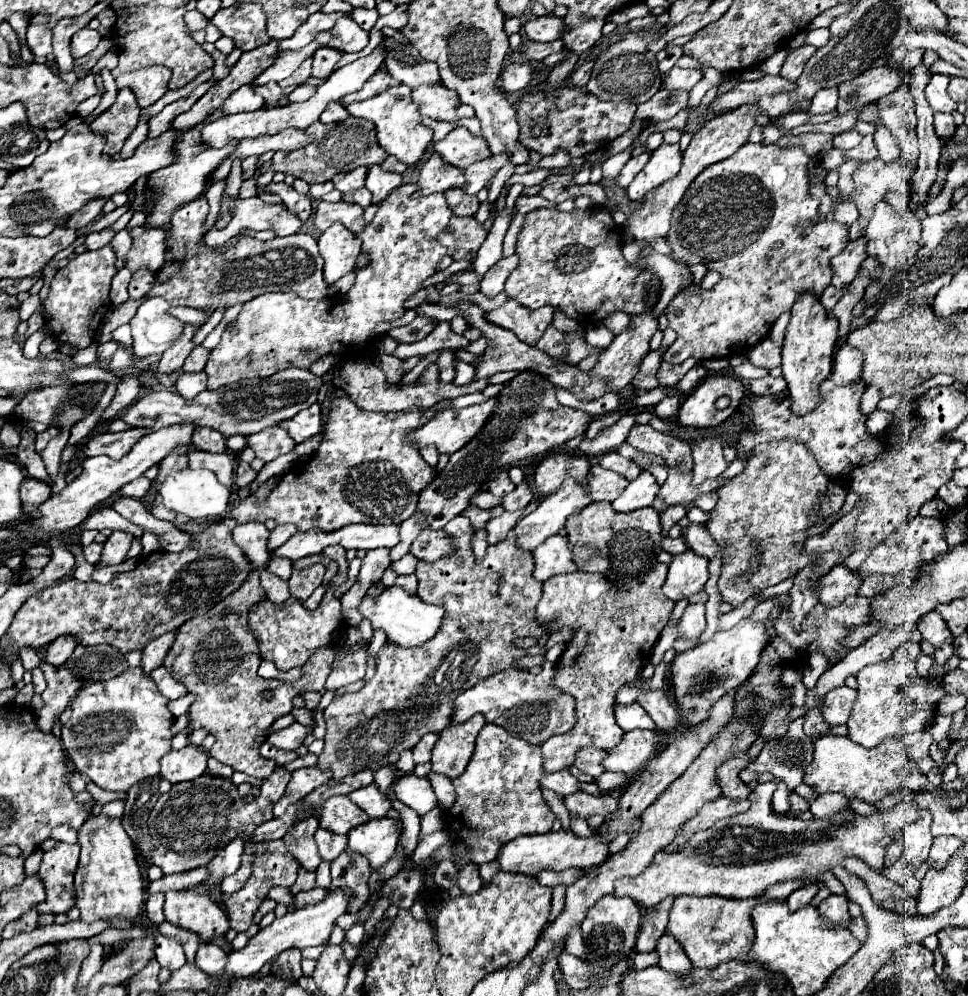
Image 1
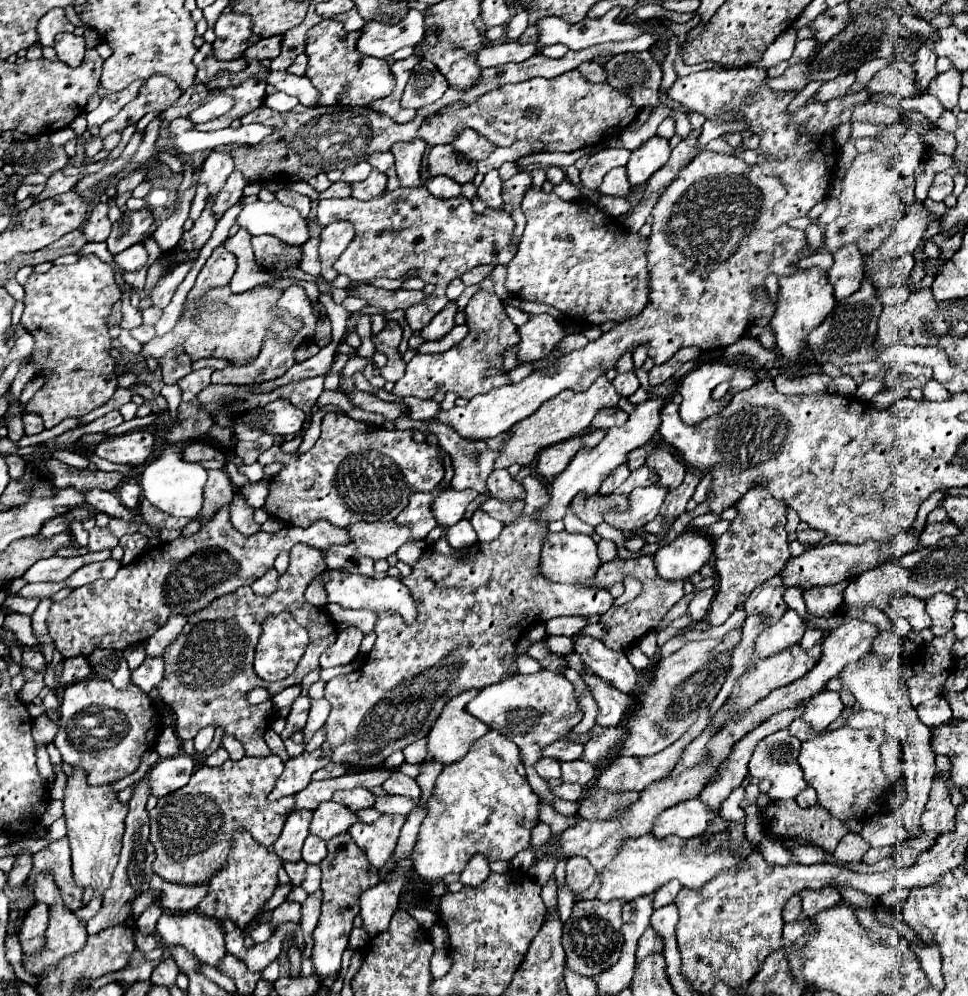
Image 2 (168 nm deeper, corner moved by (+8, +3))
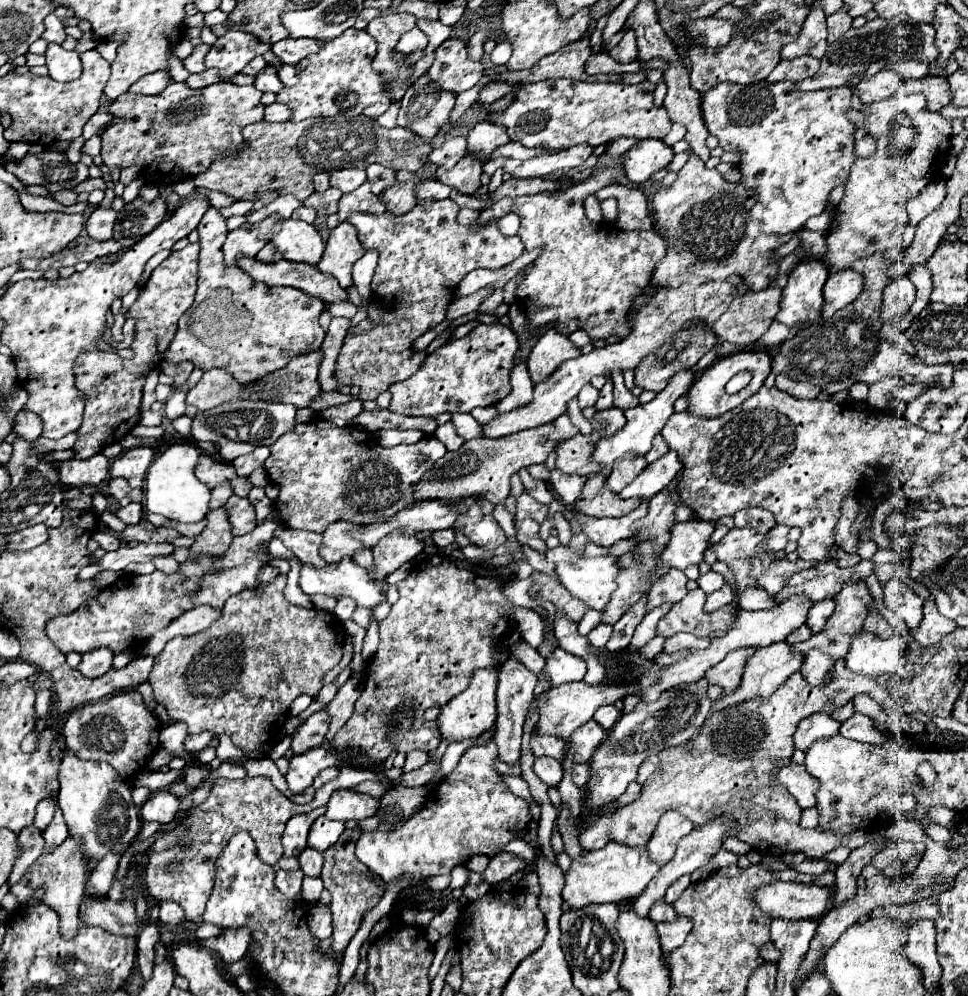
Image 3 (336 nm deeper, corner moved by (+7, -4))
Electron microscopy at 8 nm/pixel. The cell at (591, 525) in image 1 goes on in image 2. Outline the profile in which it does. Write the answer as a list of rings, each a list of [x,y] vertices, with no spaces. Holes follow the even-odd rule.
[[[578,493],[572,499],[570,507],[574,509],[576,517],[582,519],[584,523],[598,525],[598,523],[602,523],[602,515],[606,511],[626,511],[628,499],[622,497],[622,495],[614,495],[614,493],[612,495],[596,493],[596,495],[590,495],[590,497]]]

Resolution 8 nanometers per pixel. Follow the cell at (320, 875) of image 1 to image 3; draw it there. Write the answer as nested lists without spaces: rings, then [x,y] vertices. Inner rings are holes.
[[[305,876],[303,878],[303,898],[307,900],[307,902],[317,902],[319,900],[319,896],[321,896],[321,892],[323,892],[323,882],[321,882],[321,878],[314,878]]]

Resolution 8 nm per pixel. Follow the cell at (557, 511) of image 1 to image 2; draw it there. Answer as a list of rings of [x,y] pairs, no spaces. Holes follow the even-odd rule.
[[[650,397],[648,401],[640,403],[634,407],[634,411],[630,413],[630,419],[626,421],[624,427],[612,427],[608,429],[608,435],[596,445],[596,447],[582,447],[578,451],[578,455],[570,461],[570,465],[566,467],[566,471],[562,475],[558,475],[552,485],[550,485],[550,501],[546,503],[546,507],[542,507],[538,511],[538,519],[540,521],[556,521],[556,519],[562,519],[570,501],[574,499],[576,493],[584,491],[586,495],[594,495],[598,493],[598,487],[600,483],[622,463],[626,463],[628,459],[628,453],[650,443],[650,439],[656,435],[658,427],[660,427],[660,411],[664,407],[666,399],[664,397]]]

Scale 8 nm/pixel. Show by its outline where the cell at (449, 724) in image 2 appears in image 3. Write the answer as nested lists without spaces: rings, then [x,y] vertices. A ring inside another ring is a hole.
[[[475,670],[471,686],[453,698],[449,704],[445,704],[439,712],[437,726],[441,740],[447,742],[463,742],[463,740],[475,740],[487,730],[495,726],[495,686],[497,686],[497,672],[495,670]]]

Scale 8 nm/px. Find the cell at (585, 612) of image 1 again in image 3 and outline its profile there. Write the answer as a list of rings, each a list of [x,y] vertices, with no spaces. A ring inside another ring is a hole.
[[[669,570],[651,588],[647,596],[647,612],[661,604],[677,604],[687,594],[687,576],[681,570]]]

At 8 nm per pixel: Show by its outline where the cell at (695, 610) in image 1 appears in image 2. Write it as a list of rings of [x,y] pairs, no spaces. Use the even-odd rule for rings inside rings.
[[[710,587],[710,589],[700,591],[700,593],[694,595],[694,599],[688,605],[688,613],[692,615],[694,621],[702,621],[708,615],[708,609],[710,609],[710,603],[714,599],[714,593],[716,593],[716,587]]]

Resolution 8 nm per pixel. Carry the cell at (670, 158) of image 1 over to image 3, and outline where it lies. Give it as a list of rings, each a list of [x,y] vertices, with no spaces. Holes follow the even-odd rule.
[[[639,140],[625,154],[625,176],[633,184],[647,182],[657,170],[667,168],[673,158],[673,150],[661,140]]]

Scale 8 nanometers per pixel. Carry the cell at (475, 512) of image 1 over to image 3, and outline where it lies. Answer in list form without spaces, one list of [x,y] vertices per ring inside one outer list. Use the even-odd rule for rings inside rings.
[[[525,518],[525,520],[515,522],[515,530],[517,530],[517,536],[515,536],[515,538],[517,538],[519,546],[529,546],[529,548],[545,554],[547,546],[545,546],[545,542],[539,538],[539,522]]]

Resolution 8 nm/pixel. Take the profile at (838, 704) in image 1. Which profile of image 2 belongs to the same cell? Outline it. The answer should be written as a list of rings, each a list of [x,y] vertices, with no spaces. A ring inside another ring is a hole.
[[[822,691],[814,699],[808,701],[800,719],[810,725],[810,731],[818,733],[818,731],[824,731],[840,715],[842,709],[844,709],[844,705],[842,705],[838,693]]]

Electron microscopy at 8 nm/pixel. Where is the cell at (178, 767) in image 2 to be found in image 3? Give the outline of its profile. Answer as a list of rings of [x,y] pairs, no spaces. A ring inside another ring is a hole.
[[[169,790],[153,792],[141,808],[141,818],[143,818],[143,822],[155,820],[155,822],[167,824],[175,818],[175,814],[179,810],[179,804],[181,804],[181,798],[171,794]]]

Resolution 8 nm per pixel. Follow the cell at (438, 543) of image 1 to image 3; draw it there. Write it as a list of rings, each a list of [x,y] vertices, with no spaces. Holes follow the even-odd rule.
[[[333,522],[323,534],[323,558],[327,562],[341,562],[343,558],[353,558],[355,552],[363,550],[363,542],[353,538],[353,532],[363,530],[363,526],[355,526],[349,522]]]

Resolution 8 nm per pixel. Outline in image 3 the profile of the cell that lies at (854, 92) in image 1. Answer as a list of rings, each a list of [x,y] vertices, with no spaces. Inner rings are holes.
[[[925,76],[919,80],[903,80],[901,86],[903,94],[923,94],[927,98],[927,110],[939,112],[943,106],[949,104],[949,84],[943,76]]]

